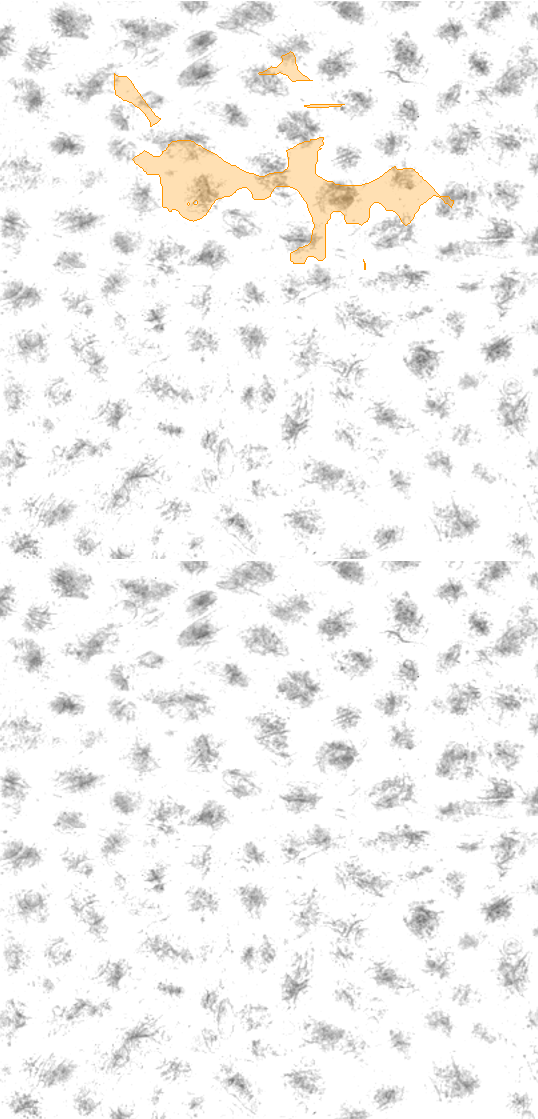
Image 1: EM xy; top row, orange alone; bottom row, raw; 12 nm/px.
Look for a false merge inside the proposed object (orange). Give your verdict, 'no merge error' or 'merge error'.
merge error

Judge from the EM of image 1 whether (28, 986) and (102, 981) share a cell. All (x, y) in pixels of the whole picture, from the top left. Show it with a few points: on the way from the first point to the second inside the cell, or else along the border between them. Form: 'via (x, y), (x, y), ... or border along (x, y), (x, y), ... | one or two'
border along (95, 979), (98, 996) | two

